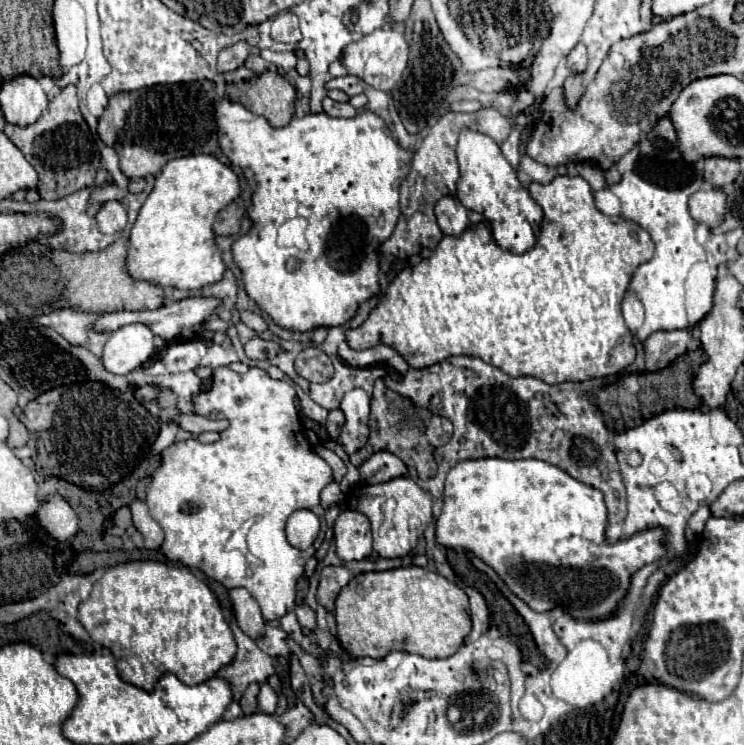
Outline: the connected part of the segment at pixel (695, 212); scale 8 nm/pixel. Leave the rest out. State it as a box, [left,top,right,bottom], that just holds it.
[688,187,726,227]

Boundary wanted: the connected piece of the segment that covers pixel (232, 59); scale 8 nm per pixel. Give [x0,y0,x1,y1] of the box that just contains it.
[218,41,252,73]

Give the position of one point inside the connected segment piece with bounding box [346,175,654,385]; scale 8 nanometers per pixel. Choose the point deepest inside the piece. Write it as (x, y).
(553, 313)

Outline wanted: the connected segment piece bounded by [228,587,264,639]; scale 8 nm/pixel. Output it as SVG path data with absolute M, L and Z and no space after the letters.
M234 587L228 593L234 603L234 611L236 611L236 619L238 619L240 629L252 639L264 635L264 619L262 619L260 607L254 601L254 597L242 587Z

